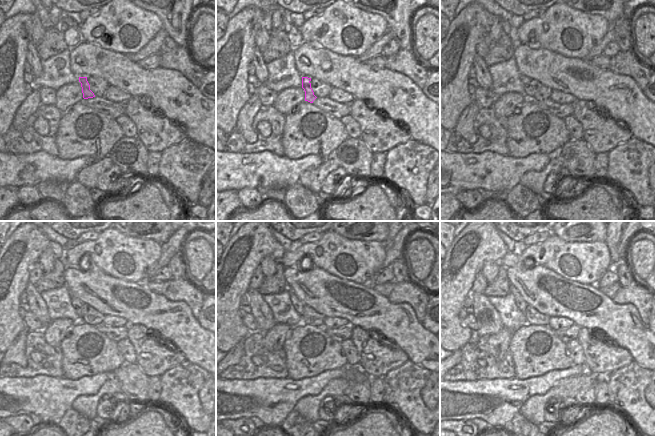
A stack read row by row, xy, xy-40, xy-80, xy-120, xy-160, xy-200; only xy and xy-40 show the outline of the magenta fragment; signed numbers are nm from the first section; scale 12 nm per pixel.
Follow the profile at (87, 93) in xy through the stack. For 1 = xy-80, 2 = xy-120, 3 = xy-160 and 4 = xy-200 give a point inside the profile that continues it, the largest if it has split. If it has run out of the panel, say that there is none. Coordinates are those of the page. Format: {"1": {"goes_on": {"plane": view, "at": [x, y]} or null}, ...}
{"1": {"goes_on": {"plane": "xy-80", "at": [529, 91]}}, "2": {"goes_on": {"plane": "xy-120", "at": [77, 304]}}, "3": {"goes_on": {"plane": "xy-160", "at": [298, 305]}}, "4": {"goes_on": {"plane": "xy-200", "at": [519, 301]}}}

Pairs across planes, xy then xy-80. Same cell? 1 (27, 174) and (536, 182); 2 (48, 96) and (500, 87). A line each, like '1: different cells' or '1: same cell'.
1: different cells
2: different cells

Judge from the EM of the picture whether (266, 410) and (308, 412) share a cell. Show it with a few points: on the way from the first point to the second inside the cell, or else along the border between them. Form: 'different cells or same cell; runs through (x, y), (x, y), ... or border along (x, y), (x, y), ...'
different cells; border along (312, 396), (303, 396), (292, 409)

